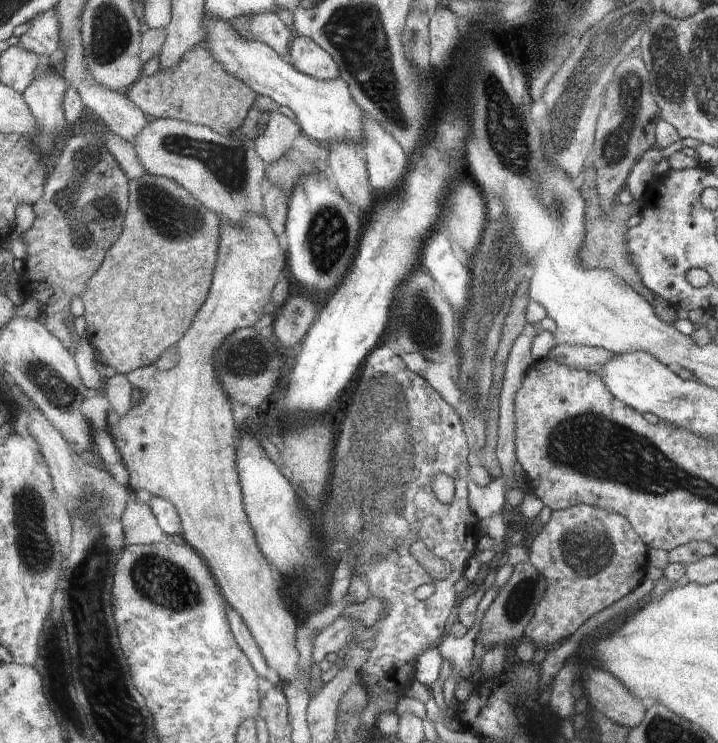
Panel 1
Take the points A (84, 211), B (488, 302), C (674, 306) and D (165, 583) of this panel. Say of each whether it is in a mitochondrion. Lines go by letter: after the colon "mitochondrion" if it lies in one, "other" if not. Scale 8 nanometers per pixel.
A: mitochondrion
B: mitochondrion
C: other
D: mitochondrion

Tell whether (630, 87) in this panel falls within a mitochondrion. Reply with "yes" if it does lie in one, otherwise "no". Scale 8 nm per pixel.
yes

